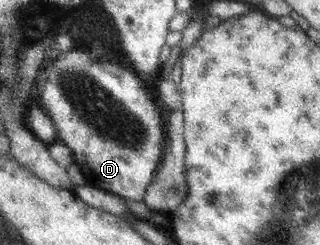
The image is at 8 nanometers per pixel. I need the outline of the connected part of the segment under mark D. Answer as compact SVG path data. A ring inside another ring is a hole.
M74 48L67 52L49 52L36 80L41 86L39 108L51 119L57 140L69 148L86 183L131 202L142 200L163 158L163 130L152 87L147 86L133 70L114 61L90 60L87 53Z

